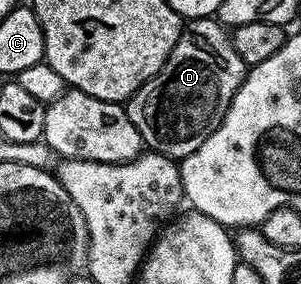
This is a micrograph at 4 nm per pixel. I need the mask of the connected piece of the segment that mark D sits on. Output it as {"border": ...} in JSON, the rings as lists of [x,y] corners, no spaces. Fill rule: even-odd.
{"border":[[[196,17],[183,28],[164,67],[130,96],[124,108],[147,150],[181,159],[192,155],[220,127],[247,72],[222,22],[214,17]]]}

